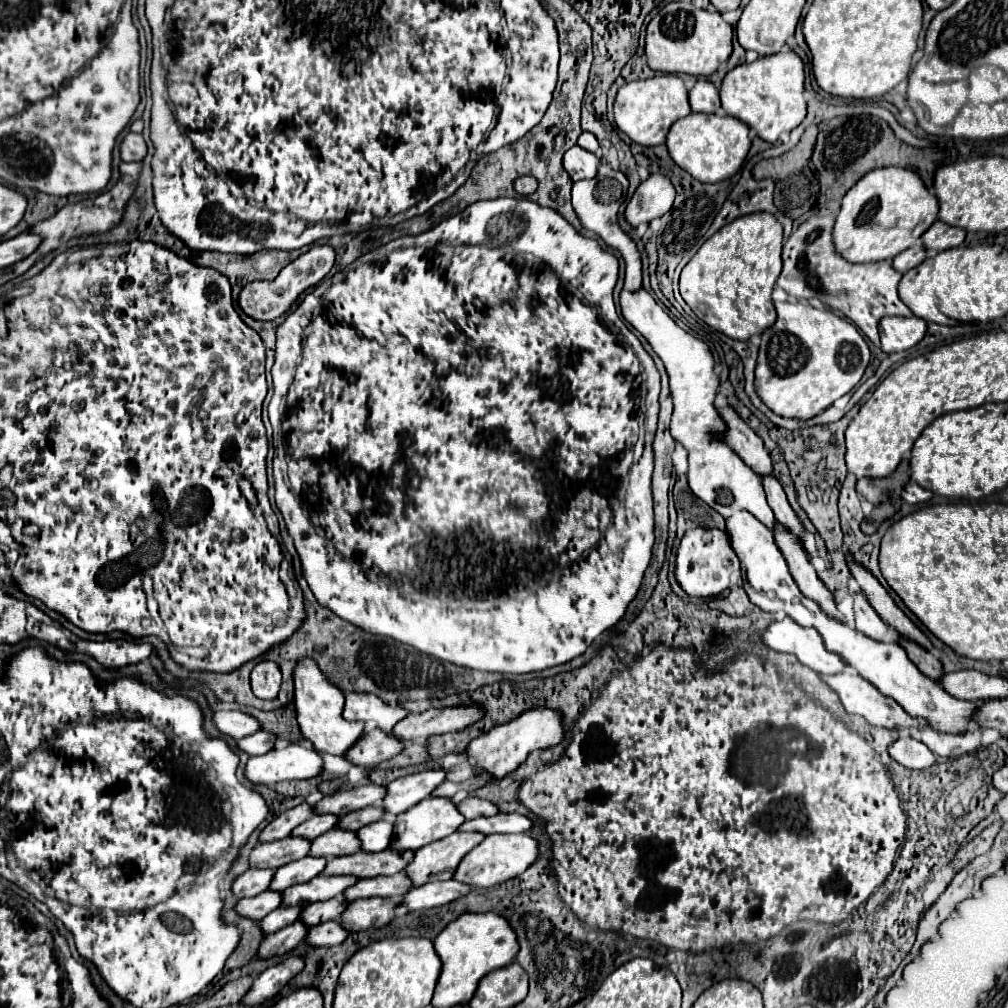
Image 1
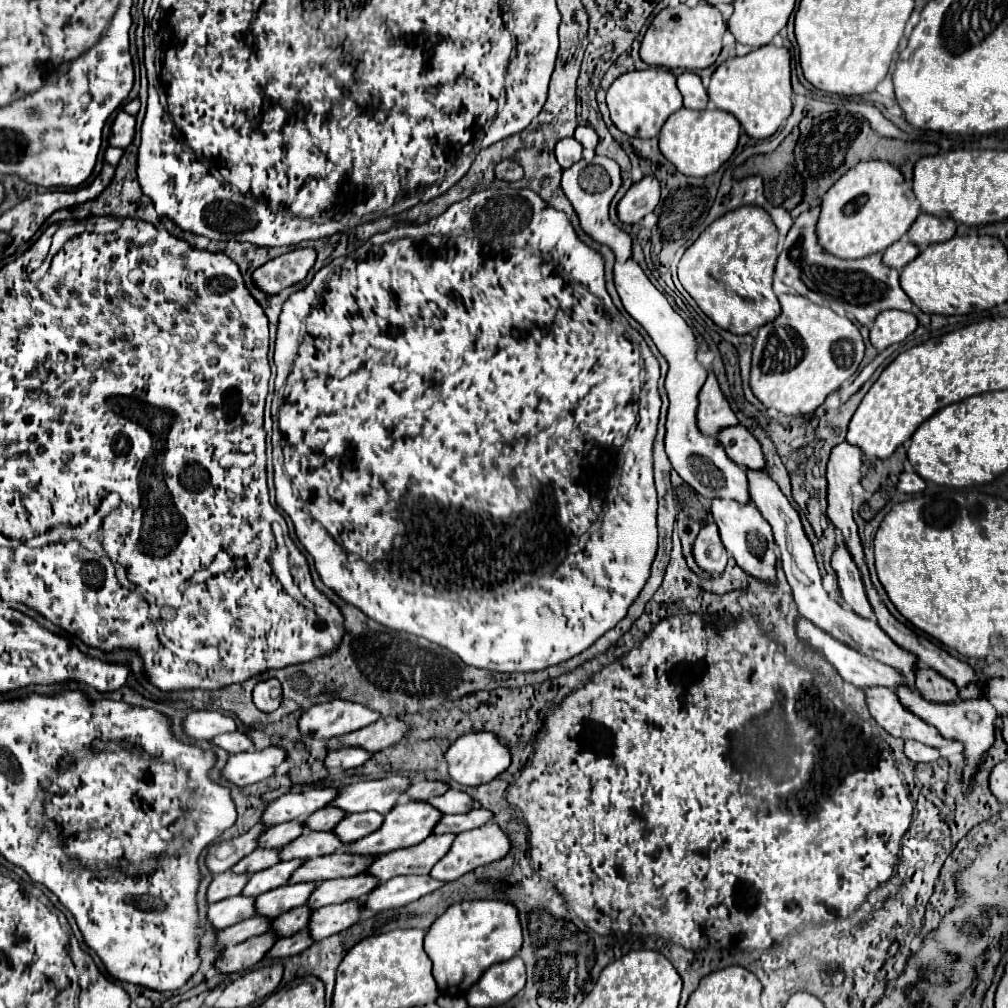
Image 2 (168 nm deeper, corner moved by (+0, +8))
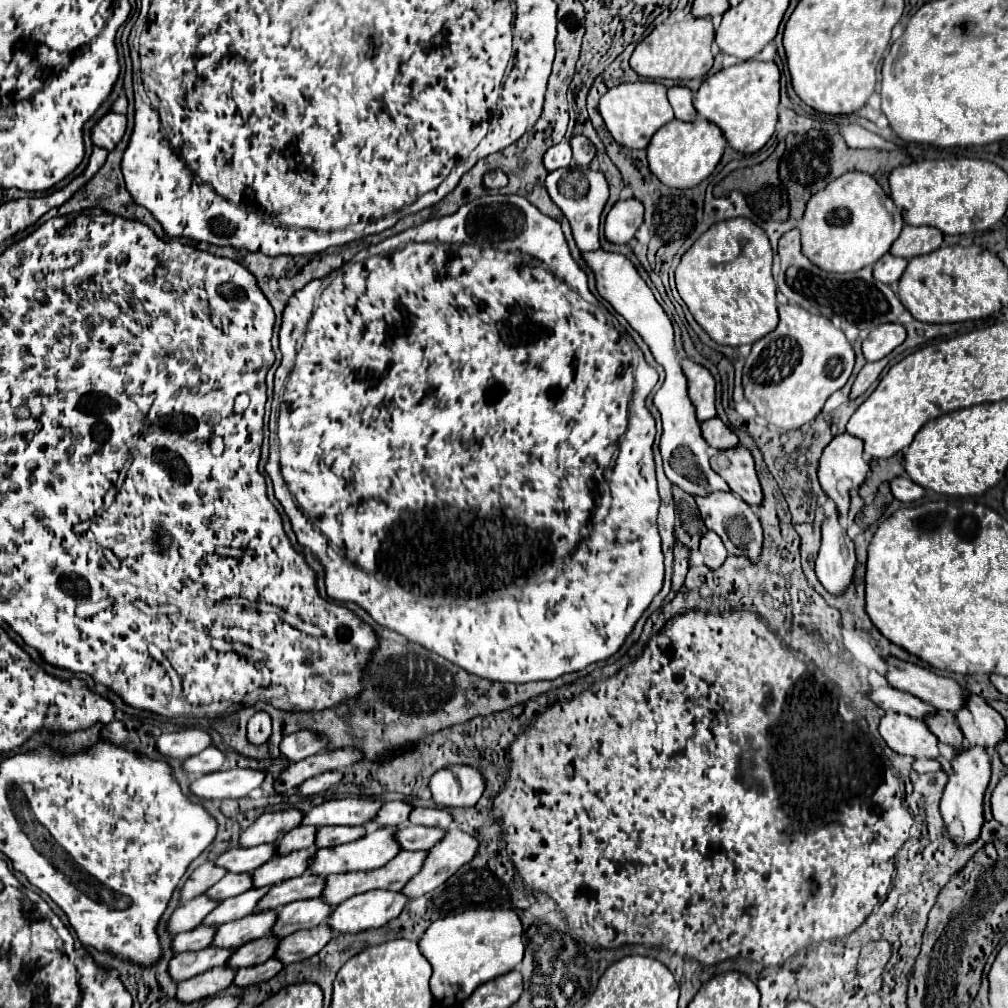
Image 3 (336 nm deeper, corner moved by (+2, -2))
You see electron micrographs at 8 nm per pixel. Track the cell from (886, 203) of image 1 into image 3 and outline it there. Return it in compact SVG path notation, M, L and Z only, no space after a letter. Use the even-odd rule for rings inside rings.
M854 171L812 195L798 227L802 231L802 253L814 265L832 273L850 273L874 265L888 253L904 227L904 219L874 177Z

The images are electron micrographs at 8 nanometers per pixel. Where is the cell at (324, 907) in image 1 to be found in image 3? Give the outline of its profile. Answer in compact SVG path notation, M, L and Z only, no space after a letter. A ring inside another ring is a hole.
M272 933L256 941L248 941L248 945L242 945L240 949L236 949L236 953L228 959L228 965L234 965L236 969L240 969L240 967L252 967L252 965L264 963L274 957L278 943L280 943L280 937L272 937Z

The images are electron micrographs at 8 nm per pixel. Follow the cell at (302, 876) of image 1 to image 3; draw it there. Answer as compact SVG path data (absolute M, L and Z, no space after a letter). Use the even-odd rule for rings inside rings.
M274 885L254 887L254 889L248 889L248 893L240 893L236 897L230 897L230 899L222 901L212 913L206 915L204 925L224 925L224 923L240 919L240 917L244 917L248 913L254 913L260 897L264 897L272 887Z

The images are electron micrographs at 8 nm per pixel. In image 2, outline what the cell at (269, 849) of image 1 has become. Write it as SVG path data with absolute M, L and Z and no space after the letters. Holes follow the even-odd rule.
M256 849L252 851L250 855L246 855L246 859L238 861L232 871L234 873L258 873L258 871L264 871L272 865L276 865L280 859L278 859L278 849Z

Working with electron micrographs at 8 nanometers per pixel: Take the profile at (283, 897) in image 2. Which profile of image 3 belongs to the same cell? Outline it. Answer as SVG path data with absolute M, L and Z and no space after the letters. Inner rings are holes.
M260 911L250 913L248 917L240 917L240 921L230 921L228 925L220 925L212 945L216 947L242 947L244 943L268 935L272 929L272 921L276 921L276 911Z

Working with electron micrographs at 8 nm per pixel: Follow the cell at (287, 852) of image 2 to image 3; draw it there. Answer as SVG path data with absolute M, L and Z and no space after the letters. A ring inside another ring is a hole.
M302 849L302 851L292 851L288 855L278 855L264 863L262 867L252 871L254 887L262 885L272 885L272 883L282 883L290 877L304 875L308 871L308 857L312 857L316 849Z

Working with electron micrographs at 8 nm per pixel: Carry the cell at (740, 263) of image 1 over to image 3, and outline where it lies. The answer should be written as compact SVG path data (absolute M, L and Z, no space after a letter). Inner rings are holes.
M740 217L712 225L682 255L676 287L698 325L720 345L752 345L778 325L772 247L756 223Z

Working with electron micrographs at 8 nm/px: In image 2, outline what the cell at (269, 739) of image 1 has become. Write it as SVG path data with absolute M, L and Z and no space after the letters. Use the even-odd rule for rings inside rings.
M240 731L218 735L218 737L210 739L210 743L212 743L212 745L216 745L216 747L220 747L220 749L224 749L224 751L228 751L230 755L254 749L254 745L252 745L250 737L246 737L246 735L244 735L244 733L240 733Z

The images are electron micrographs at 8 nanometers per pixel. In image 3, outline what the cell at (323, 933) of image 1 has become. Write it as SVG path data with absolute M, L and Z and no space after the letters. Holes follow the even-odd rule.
M276 957L268 959L266 963L260 963L260 965L254 965L254 967L244 967L236 973L236 979L234 979L234 985L238 987L246 987L246 985L252 985L252 983L262 983L262 981L268 981L272 979L276 973L280 973L282 969L282 961L276 961Z

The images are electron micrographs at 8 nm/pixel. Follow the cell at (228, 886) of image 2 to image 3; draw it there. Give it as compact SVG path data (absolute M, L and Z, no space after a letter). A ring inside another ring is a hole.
M200 895L200 897L194 897L192 901L186 901L182 903L170 917L168 921L168 929L170 933L182 933L182 931L190 931L194 929L196 925L200 925L204 921L204 917L216 909L220 901L212 901L212 897L208 895Z

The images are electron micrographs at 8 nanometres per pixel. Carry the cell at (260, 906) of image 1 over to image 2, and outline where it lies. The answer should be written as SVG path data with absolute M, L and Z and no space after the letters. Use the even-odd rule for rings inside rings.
M236 895L210 905L206 919L214 929L226 929L252 915L254 915L254 899L244 899L244 895Z

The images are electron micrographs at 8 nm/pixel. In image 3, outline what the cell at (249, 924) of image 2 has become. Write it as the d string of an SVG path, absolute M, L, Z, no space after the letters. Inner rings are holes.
M208 947L200 951L188 951L178 953L170 961L170 975L174 981L186 981L198 973L204 973L216 965L224 965L236 949L220 949L220 947Z

